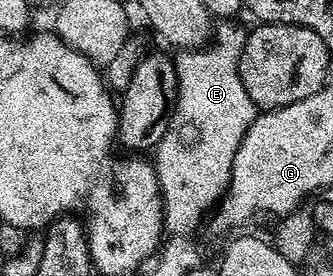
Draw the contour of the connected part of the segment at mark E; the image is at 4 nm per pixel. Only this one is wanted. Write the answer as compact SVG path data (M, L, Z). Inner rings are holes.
M224 19L215 26L214 43L199 49L185 49L175 54L176 100L168 130L154 146L154 168L160 184L160 196L164 199L164 228L173 238L184 239L200 225L204 216L217 208L224 194L229 192L234 155L254 119L258 115L256 104L250 99L240 78L240 56L246 29L235 25L236 21Z

